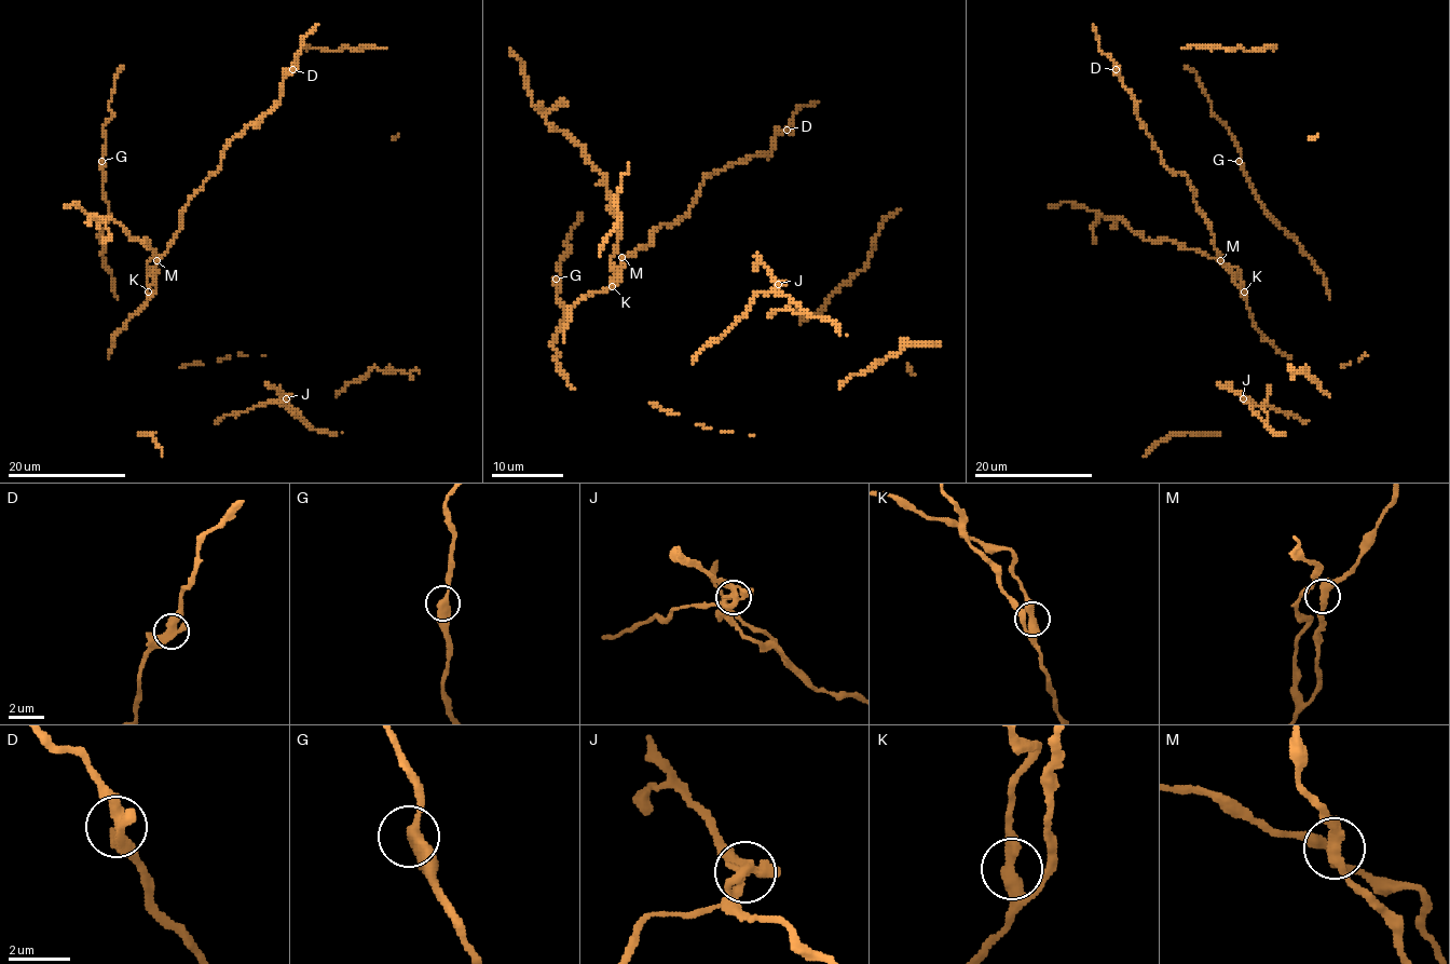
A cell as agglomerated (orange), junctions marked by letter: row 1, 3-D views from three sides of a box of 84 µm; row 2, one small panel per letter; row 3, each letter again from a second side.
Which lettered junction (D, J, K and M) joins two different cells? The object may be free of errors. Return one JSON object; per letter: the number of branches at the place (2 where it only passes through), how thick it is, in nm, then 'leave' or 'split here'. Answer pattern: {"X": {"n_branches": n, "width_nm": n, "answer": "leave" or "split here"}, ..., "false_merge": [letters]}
{"D": {"n_branches": 2, "width_nm": 440, "answer": "leave"}, "J": {"n_branches": 2, "width_nm": 420, "answer": "split here"}, "K": {"n_branches": 2, "width_nm": 440, "answer": "leave"}, "M": {"n_branches": 2, "width_nm": 400, "answer": "leave"}, "false_merge": ["J"]}

